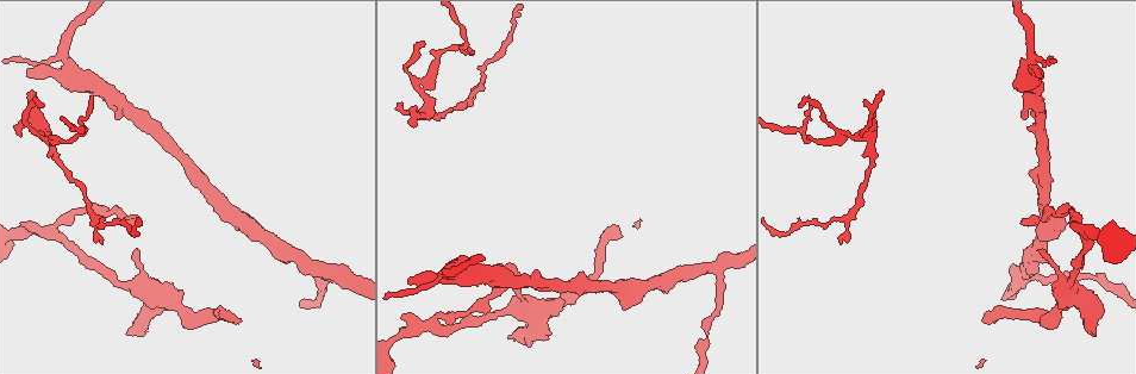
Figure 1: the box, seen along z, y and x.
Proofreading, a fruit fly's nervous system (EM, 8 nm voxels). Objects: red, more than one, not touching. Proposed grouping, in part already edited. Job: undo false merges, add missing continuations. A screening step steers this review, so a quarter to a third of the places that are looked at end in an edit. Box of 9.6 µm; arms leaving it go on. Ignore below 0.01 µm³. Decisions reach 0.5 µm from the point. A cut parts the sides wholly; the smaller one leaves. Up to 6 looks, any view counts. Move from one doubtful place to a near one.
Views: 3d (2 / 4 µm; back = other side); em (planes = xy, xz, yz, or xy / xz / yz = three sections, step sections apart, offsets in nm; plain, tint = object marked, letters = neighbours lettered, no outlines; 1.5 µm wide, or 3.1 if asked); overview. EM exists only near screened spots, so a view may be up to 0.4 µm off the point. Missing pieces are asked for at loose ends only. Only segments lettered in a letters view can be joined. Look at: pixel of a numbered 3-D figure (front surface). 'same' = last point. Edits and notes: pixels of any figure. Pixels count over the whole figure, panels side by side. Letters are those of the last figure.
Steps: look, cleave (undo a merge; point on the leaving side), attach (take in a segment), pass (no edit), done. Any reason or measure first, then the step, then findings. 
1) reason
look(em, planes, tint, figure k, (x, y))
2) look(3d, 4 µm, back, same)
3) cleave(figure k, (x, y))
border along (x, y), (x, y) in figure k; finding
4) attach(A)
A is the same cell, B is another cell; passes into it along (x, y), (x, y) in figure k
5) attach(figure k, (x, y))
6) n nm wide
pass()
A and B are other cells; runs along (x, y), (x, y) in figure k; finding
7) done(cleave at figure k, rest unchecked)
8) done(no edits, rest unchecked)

an open end
look(em, planes, letters, figure 1, (33, 93))

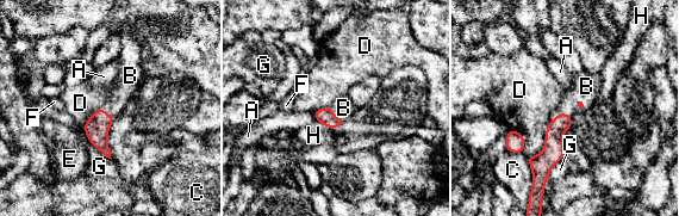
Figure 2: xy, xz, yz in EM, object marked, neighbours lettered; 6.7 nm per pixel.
attach(B)
B is the same cell, A, C, D, E, F, G and H are other cells; the cell continues

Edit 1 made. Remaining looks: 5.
look(overview)

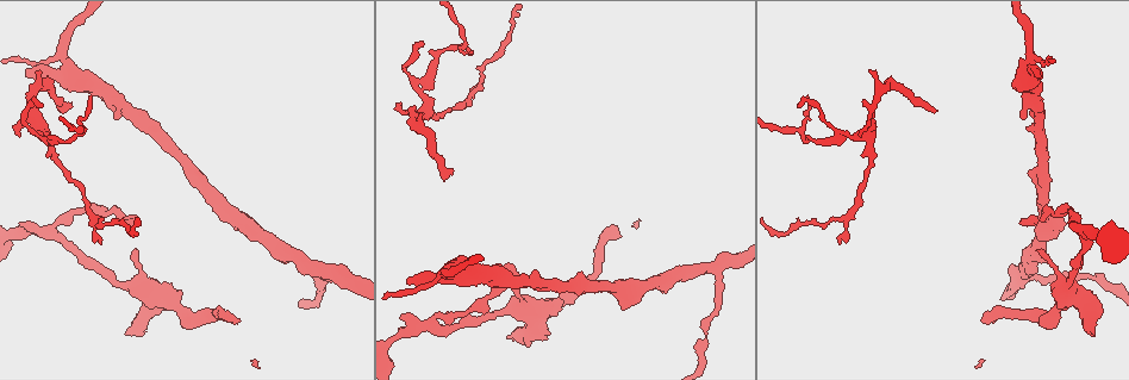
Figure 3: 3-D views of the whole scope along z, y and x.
calibre changes
look(3d, 4 µm, figure 3, (72, 74))

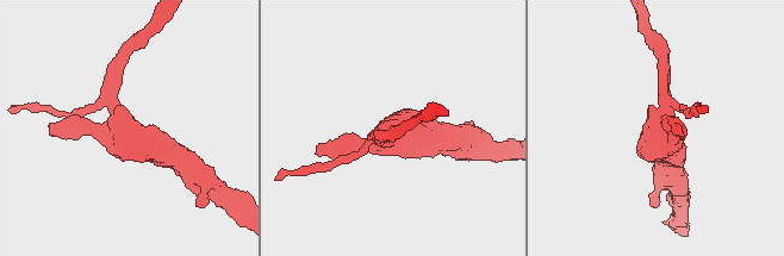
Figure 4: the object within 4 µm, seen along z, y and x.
3 arms; arms of 220, 220, 360 nm; now the EM
look(em, planes, letters, figure 4, (126, 129))

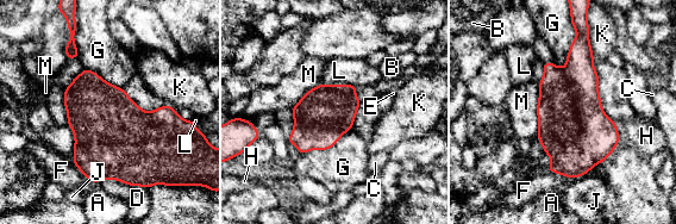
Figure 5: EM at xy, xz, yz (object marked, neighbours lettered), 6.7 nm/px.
pass()
A, B, C, D, E, F, G, H, J, K, L and M are other cells; border along (577, 35), (565, 64), (557, 67) in figure 5; one cell here

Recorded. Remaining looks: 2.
tapers out
look(3d, 4 µm, figure 3, (444, 179))

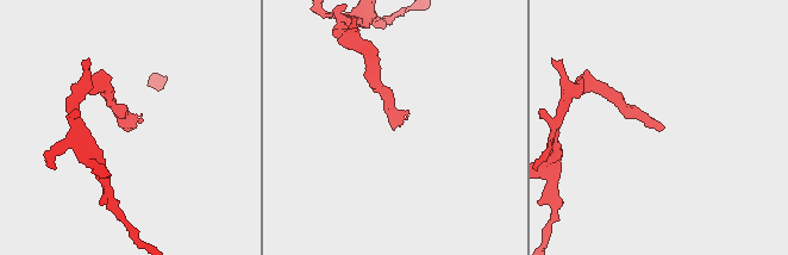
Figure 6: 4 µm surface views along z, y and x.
look(em, planes, letters, figure 6, (661, 126))

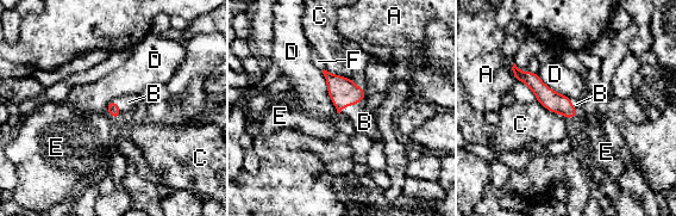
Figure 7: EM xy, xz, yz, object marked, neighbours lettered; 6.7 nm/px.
D touches over 320 nm
attach(B)
B is the same cell, A, C, D, E and F are other cells; passes into it along (343, 91), (351, 104), (364, 122) in figure 7; it goes on there

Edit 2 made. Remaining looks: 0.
done(attach at figure 2, attach at figure 7, rest unchecked)

